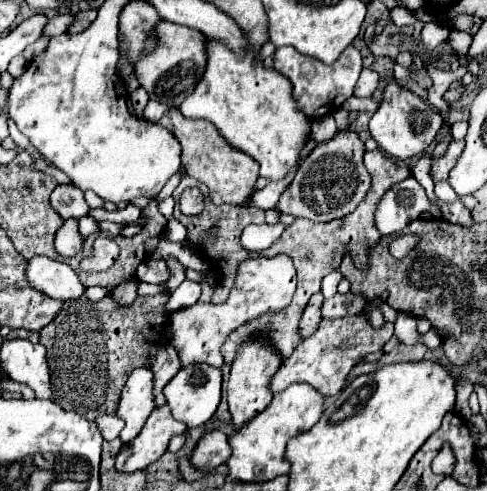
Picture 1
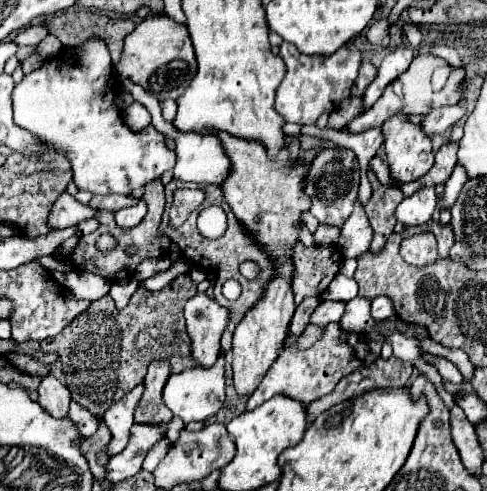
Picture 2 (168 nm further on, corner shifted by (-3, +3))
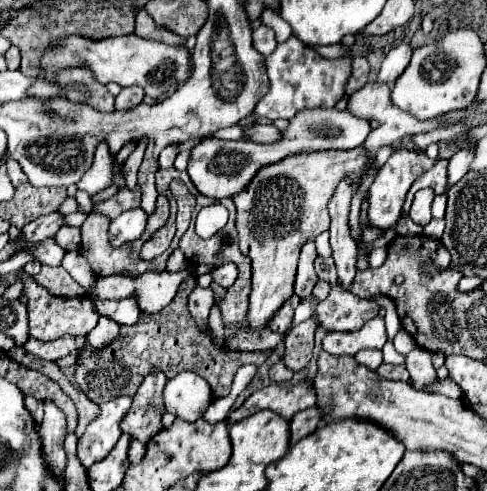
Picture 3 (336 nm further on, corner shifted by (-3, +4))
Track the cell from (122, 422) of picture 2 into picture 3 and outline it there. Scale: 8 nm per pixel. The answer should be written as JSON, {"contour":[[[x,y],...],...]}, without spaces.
{"contour":[[[118,397],[100,405],[100,415],[88,425],[86,433],[78,439],[78,459],[88,469],[92,463],[104,459],[118,443],[122,429],[120,423],[130,409],[132,397]]]}

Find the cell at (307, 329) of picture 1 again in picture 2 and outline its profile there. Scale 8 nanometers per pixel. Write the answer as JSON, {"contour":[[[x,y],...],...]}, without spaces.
{"contour":[[[304,298],[298,306],[296,306],[296,312],[290,320],[290,334],[292,336],[298,336],[298,332],[302,332],[308,324],[310,324],[310,312],[314,312],[314,308],[320,304],[318,298]]]}

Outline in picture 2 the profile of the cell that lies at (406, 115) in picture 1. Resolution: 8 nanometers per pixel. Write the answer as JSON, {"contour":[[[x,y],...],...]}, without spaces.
{"contour":[[[392,116],[382,126],[382,132],[386,136],[384,148],[394,184],[418,180],[432,168],[432,142],[420,130],[420,124],[410,124],[406,116]]]}

